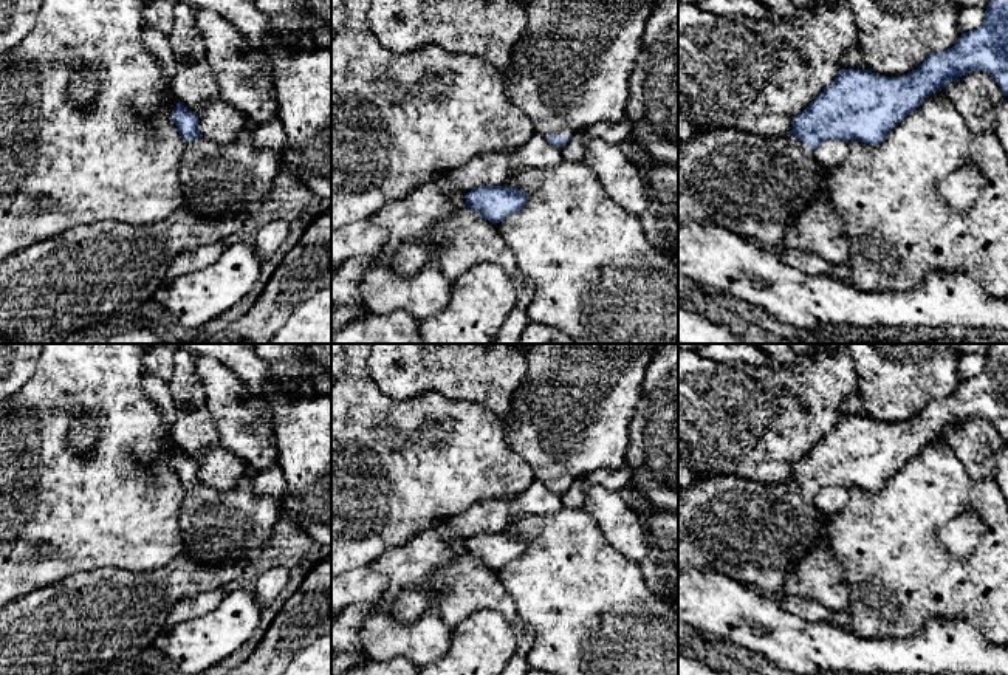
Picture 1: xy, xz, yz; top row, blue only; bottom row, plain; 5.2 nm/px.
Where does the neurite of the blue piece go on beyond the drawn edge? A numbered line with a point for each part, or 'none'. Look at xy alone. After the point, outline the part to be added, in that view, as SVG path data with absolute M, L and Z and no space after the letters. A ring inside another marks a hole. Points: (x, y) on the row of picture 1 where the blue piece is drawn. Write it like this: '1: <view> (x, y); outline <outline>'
1: xy (219, 180); outline M246 118L242 133L231 142L215 142L203 136L186 142L178 170L186 211L217 221L245 212L254 215L262 207L274 187L282 164L274 150L254 146L252 138L257 127L257 122Z

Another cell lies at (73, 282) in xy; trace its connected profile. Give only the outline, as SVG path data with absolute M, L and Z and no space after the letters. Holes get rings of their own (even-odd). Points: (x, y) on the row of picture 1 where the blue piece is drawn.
M181 207L150 224L105 220L33 243L0 265L0 339L12 344L62 344L71 334L98 330L113 314L150 303L155 291L167 285L166 272L177 254L232 235L249 217L245 212L209 221Z

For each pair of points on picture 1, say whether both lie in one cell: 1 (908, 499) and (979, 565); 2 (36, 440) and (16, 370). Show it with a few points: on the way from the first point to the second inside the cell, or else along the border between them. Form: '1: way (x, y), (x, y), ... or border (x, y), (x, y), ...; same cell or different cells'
1: way (908, 524), (949, 568), (954, 568); same cell
2: border (37, 359), (33, 375), (16, 392); different cells

